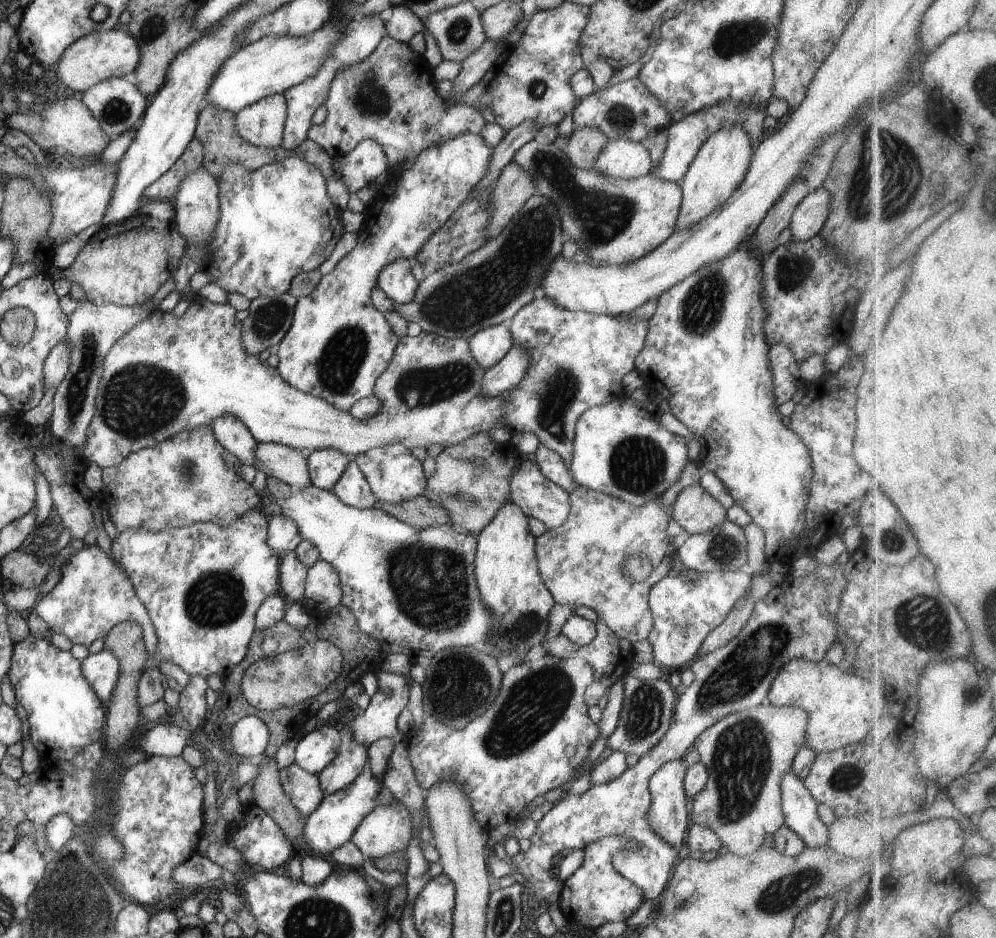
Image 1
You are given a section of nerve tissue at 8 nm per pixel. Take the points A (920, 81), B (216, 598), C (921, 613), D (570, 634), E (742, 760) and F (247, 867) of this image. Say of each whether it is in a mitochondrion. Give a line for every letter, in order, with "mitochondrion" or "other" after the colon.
A: other
B: mitochondrion
C: mitochondrion
D: other
E: mitochondrion
F: other

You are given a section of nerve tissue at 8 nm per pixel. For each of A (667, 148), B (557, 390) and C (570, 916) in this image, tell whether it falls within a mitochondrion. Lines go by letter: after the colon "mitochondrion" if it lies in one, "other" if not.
A: other
B: mitochondrion
C: other

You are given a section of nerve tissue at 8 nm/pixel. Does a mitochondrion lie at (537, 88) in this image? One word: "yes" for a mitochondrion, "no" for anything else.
yes

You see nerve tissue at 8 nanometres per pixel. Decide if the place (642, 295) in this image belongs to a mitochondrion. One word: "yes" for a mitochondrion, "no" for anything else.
no

